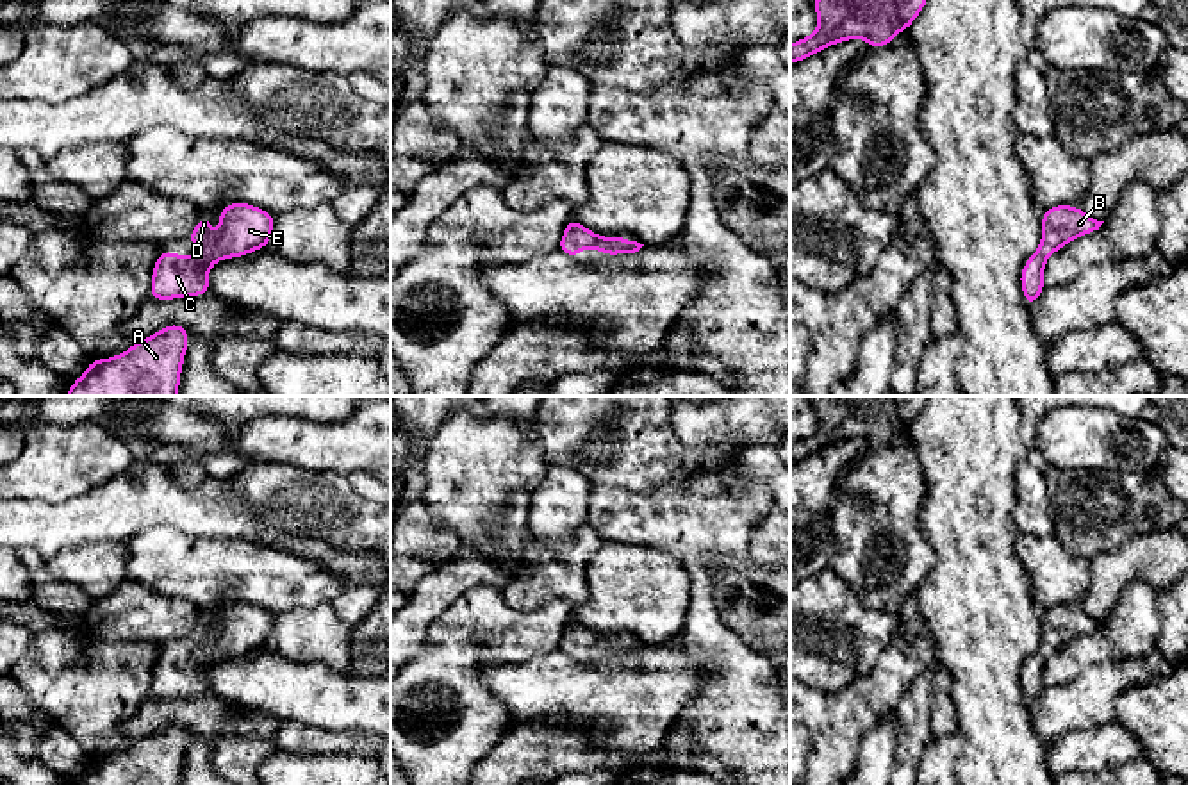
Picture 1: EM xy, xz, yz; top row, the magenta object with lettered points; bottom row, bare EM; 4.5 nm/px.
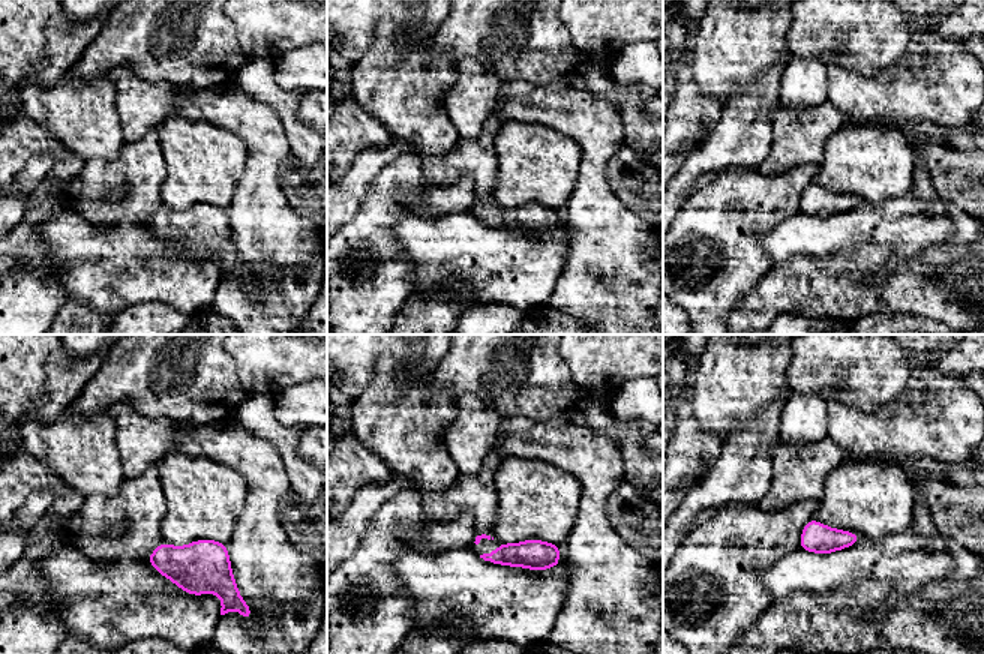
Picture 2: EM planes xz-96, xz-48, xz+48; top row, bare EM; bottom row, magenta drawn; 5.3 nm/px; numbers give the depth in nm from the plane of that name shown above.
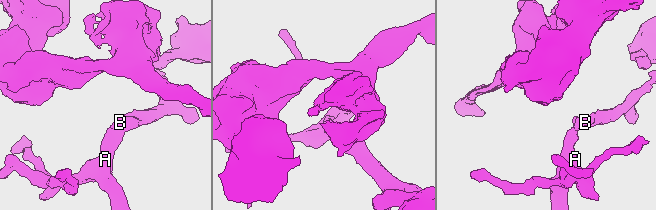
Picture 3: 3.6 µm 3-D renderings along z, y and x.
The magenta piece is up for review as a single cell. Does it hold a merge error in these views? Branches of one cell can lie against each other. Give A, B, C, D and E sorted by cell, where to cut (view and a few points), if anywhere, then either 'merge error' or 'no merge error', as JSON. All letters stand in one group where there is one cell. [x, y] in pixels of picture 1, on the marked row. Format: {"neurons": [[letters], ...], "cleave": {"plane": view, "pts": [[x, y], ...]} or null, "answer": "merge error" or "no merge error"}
{"neurons": [["A", "B", "C", "D", "E"]], "cleave": null, "answer": "no merge error"}

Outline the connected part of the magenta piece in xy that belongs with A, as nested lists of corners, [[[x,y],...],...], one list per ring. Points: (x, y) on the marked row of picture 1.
[[[168,325],[125,353],[91,360],[66,396],[178,396],[189,334]]]

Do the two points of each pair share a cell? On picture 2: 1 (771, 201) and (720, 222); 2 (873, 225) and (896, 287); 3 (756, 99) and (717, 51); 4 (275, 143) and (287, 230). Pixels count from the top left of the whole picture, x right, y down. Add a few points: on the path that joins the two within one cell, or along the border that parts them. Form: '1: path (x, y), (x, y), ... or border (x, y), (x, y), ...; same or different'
1: path (759, 212), (732, 216); same
2: border (920, 251), (906, 257), (881, 285), (866, 282); different
3: border (774, 65), (764, 69), (737, 92), (723, 108); different
4: path (267, 164), (267, 209); same

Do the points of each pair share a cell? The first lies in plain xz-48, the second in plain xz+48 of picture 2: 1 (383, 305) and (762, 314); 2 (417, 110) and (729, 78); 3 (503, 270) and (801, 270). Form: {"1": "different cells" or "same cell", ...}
{"1": "different cells", "2": "same cell", "3": "different cells"}

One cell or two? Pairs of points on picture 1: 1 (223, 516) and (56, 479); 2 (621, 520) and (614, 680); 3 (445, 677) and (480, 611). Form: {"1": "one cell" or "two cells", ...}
{"1": "two cells", "2": "two cells", "3": "one cell"}

